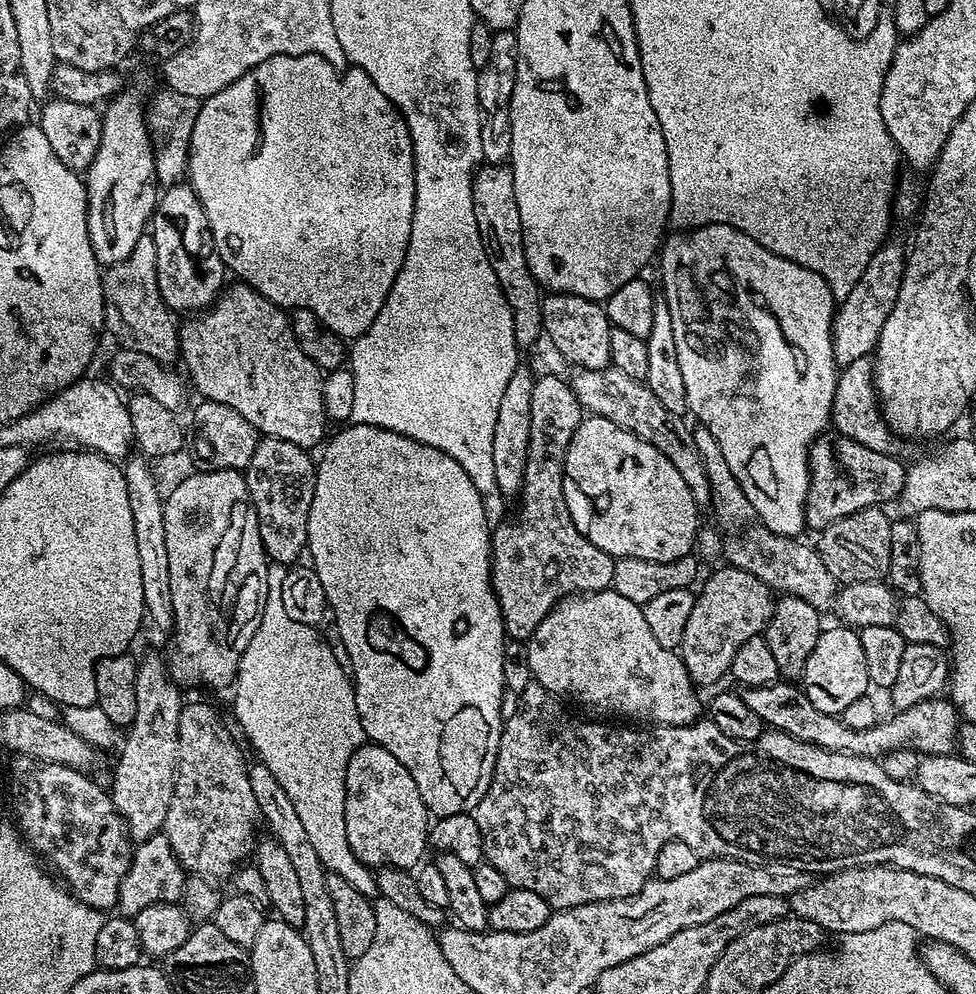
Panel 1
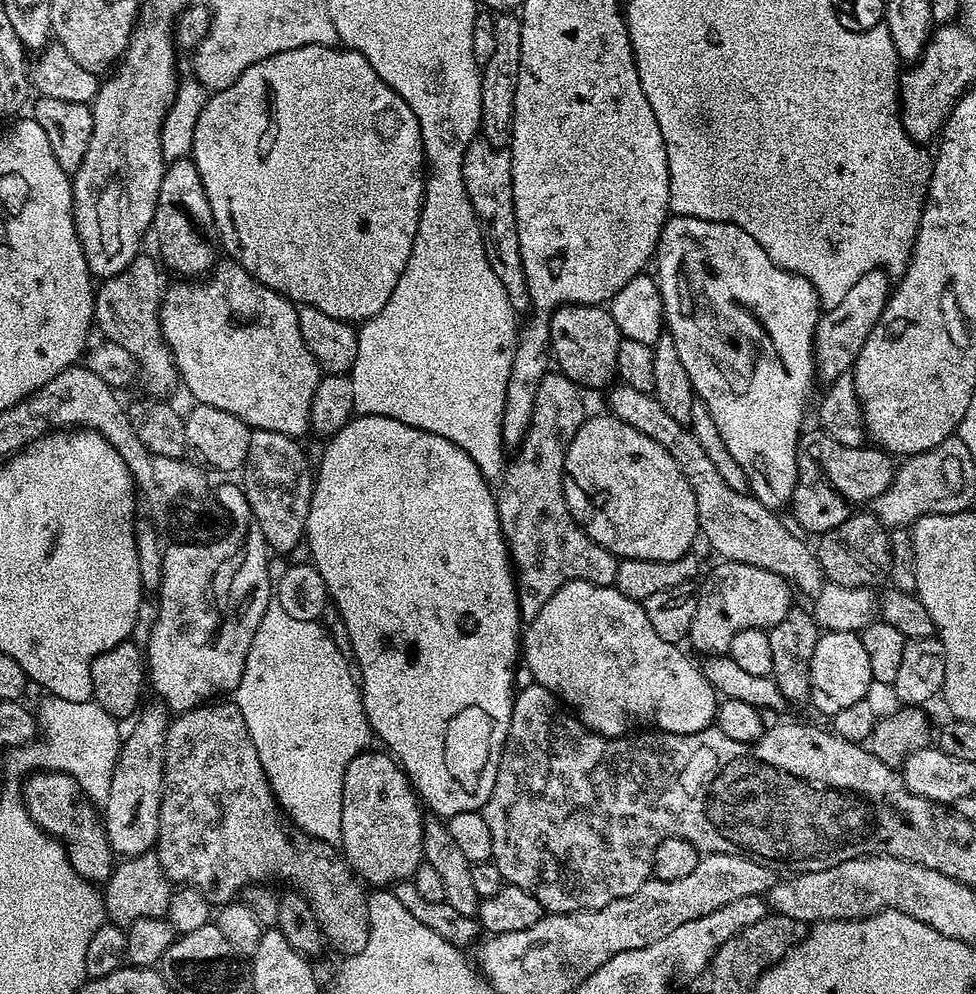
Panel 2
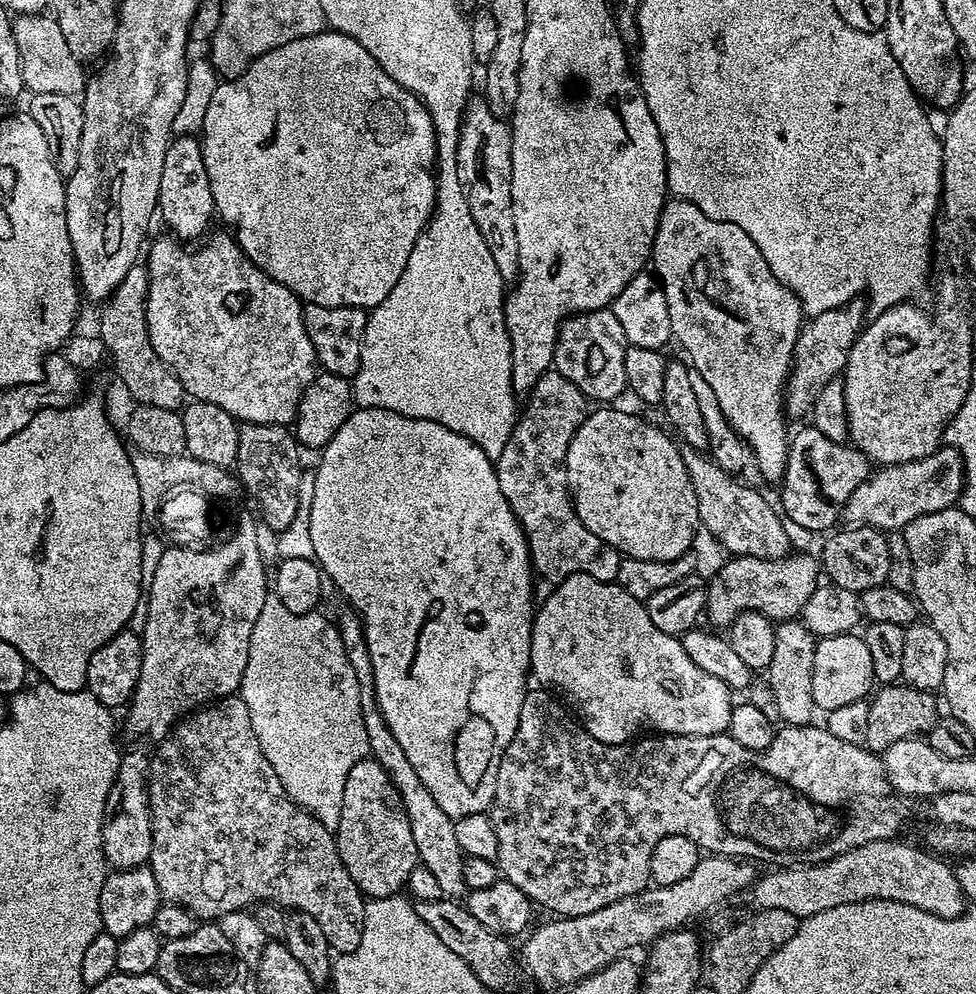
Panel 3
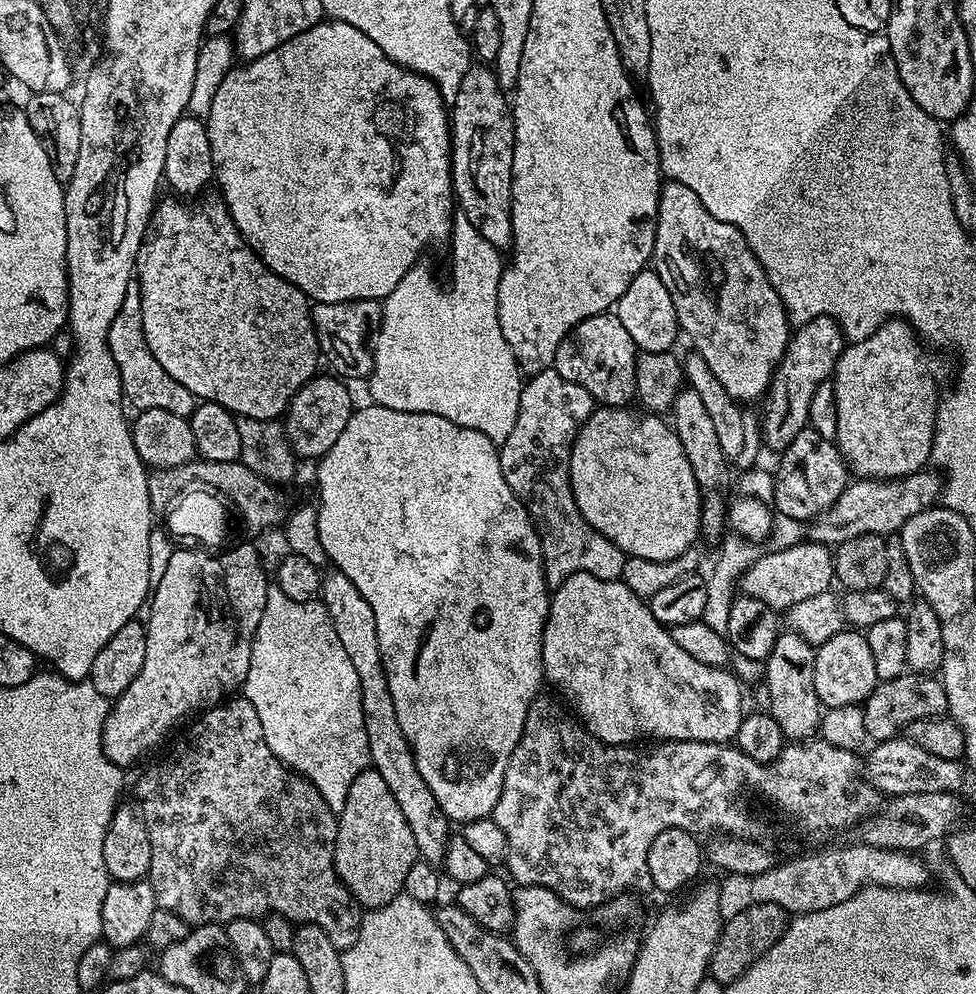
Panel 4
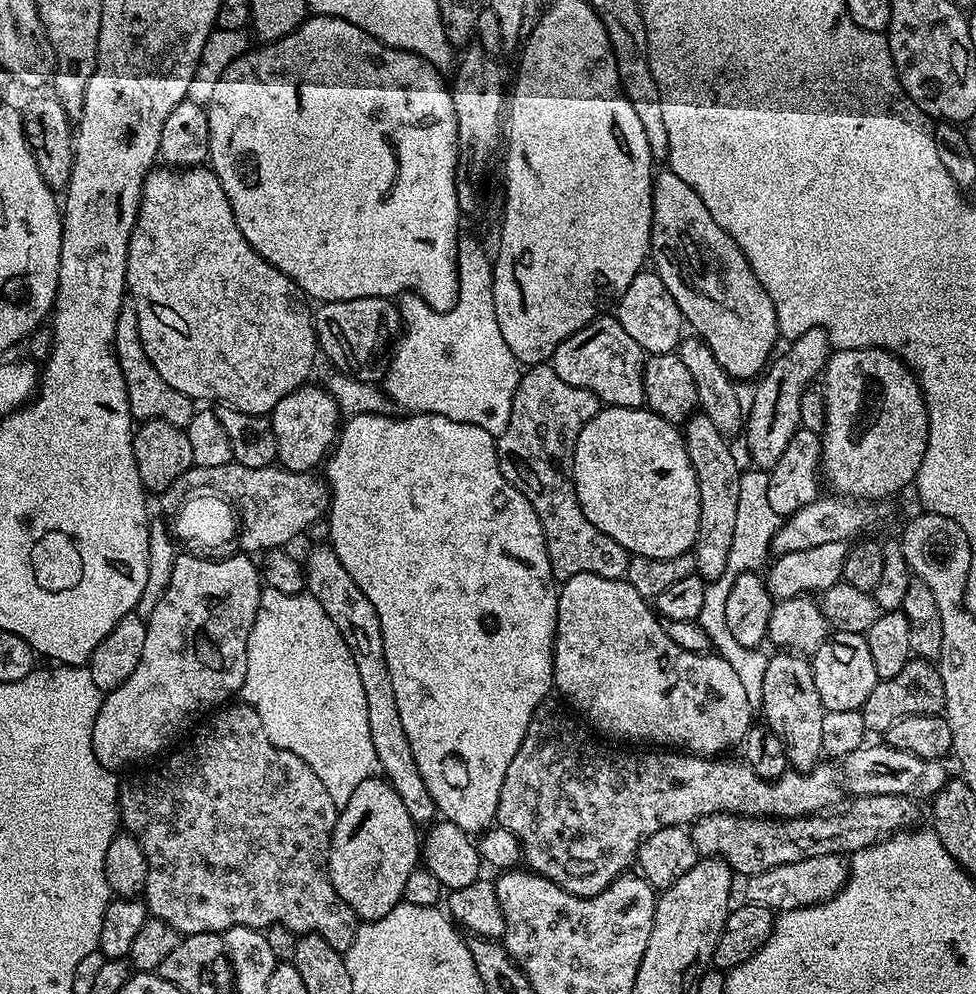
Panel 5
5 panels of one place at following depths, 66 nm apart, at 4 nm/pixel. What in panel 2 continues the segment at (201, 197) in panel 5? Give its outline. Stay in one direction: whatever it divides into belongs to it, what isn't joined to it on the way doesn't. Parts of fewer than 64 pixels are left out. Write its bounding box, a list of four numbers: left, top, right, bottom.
[160,258,322,438]

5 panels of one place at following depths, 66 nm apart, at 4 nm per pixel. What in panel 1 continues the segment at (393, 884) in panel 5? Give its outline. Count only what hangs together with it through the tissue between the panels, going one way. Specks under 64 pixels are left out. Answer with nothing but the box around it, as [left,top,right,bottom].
[344,742,430,870]

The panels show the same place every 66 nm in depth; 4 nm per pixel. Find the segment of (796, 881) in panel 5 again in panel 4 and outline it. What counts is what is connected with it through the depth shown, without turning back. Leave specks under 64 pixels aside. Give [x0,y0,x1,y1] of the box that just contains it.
[749,842,928,915]

